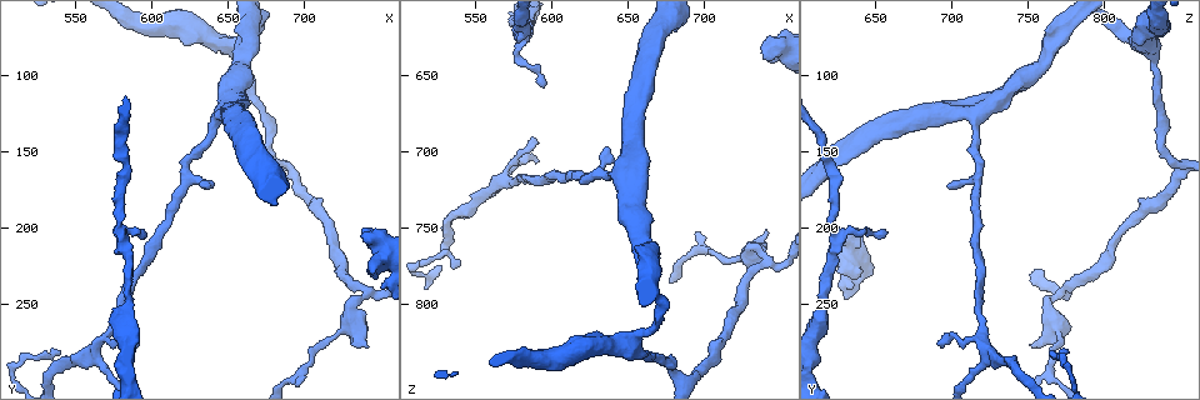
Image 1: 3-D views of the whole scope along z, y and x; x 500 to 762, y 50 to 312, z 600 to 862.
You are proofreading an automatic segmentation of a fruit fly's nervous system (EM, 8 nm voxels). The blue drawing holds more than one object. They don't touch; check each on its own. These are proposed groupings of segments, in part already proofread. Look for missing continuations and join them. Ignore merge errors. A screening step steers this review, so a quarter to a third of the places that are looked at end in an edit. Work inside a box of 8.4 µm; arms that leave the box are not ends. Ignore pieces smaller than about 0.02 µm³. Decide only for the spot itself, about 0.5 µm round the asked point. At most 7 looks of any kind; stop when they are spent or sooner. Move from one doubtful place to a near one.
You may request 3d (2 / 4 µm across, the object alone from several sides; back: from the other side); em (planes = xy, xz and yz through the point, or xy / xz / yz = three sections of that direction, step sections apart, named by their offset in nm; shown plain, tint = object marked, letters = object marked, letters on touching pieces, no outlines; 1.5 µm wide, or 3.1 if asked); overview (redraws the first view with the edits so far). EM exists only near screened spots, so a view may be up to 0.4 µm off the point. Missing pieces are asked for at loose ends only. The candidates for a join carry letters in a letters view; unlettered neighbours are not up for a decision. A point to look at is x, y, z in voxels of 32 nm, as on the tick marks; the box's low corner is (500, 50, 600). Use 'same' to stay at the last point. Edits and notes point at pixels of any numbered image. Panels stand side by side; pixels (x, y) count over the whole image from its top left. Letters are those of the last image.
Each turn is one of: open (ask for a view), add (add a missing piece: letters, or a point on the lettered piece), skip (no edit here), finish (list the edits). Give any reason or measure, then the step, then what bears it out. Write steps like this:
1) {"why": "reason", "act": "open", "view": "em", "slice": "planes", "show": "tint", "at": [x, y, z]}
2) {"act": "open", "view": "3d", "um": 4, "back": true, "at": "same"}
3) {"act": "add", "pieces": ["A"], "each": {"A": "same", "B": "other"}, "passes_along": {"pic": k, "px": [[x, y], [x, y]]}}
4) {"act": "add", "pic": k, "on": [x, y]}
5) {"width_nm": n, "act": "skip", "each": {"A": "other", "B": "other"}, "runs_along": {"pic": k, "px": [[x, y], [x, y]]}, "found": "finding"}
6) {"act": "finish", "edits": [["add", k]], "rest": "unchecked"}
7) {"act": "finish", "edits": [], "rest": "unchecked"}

{"act": "open", "view": "3d", "um": 4, "at": [596, 204, 656]}

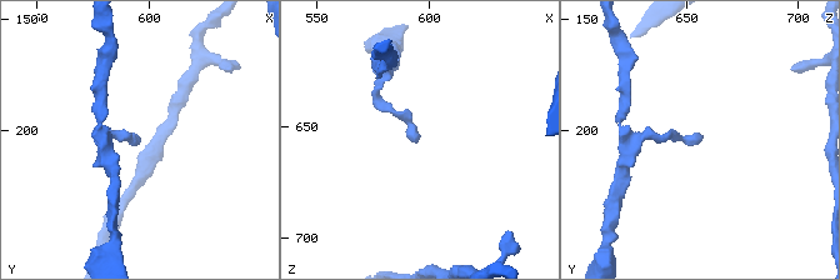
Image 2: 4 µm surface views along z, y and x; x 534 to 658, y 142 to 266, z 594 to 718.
{"why": "need the tissue", "act": "open", "view": "em", "slice": "yz", "step": 8, "show": "letters", "at": [596, 203, 657]}

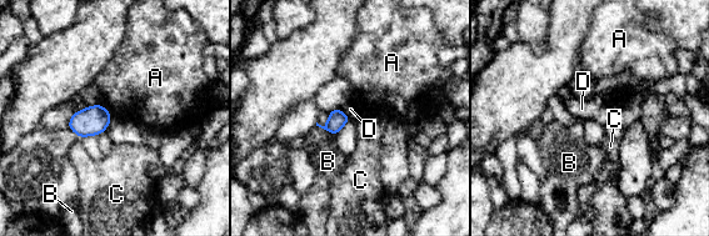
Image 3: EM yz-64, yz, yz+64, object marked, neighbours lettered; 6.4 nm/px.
{"act": "skip", "each": {"A": "other", "B": "other", "C": "other", "D": "other"}, "found": "no lettered piece goes on from it"}

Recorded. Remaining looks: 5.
{"why": "stops while still wide", "act": "open", "view": "3d", "um": 2, "at": [738, 200, 636]}

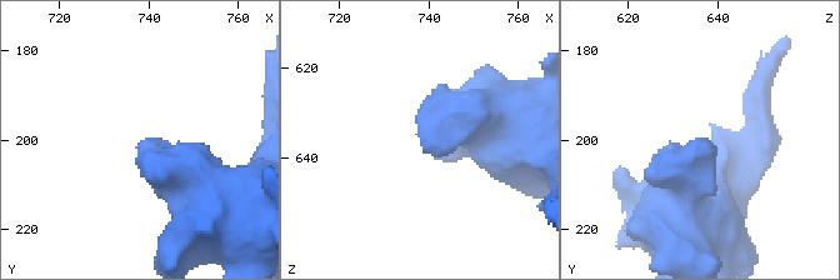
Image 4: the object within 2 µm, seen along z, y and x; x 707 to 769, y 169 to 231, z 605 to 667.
{"act": "open", "view": "em", "slice": "planes", "show": "letters", "at": [738, 200, 636]}

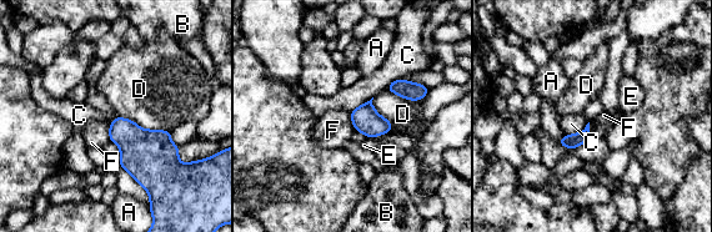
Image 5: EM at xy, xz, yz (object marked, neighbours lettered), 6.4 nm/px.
{"act": "skip", "each": {"A": "other", "B": "other", "C": "other", "D": "other", "E": "other", "F": "other"}, "border": {"pic": 5, "px": [[588, 121], [587, 139]]}, "found": "no lettered piece goes on from it"}

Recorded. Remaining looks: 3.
{"why": "an open end", "act": "open", "view": "em", "slice": "planes", "show": "letters", "at": [740, 278, 752]}

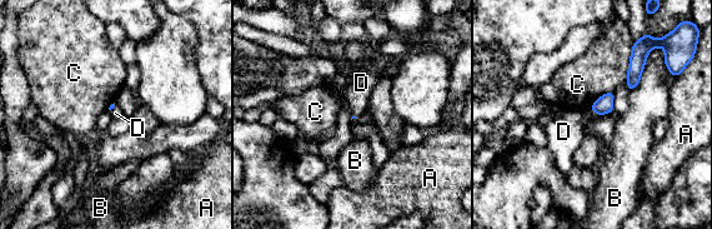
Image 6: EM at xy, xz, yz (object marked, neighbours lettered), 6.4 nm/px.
{"act": "add", "pieces": ["D"], "each": {"A": "other", "B": "other", "C": "other", "D": "same"}, "passes_along": {"pic": 6, "px": [[603, 104], [592, 110], [563, 132]]}, "found": "it goes on there"}

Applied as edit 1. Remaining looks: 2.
{"act": "finish", "edits": [["add", 6]], "rest": "unchecked"}

